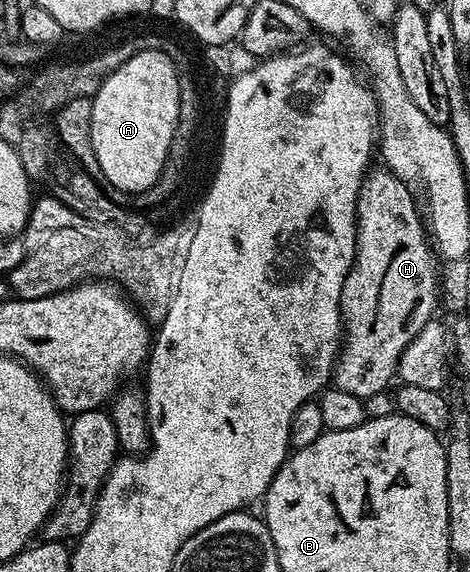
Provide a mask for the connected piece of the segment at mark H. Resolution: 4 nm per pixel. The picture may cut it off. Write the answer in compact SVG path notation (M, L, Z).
M376 168L368 169L367 173L364 174L363 183L357 196L357 204L355 205L355 260L351 269L347 272L347 278L343 281L341 296L339 297L339 310L343 314L343 328L346 337L342 339L333 367L334 389L340 390L341 392L350 392L351 395L362 399L367 399L373 396L374 393L386 391L388 387L390 387L390 382L392 381L394 383L396 381L401 352L405 352L405 348L413 340L415 333L417 333L426 322L432 321L434 314L431 313L434 312L435 301L439 298L439 270L435 267L436 255L433 253L433 246L429 241L429 234L425 229L425 222L421 217L420 207L419 210L415 207L415 198L411 195L412 187L408 185L408 183L403 182L395 174L392 174L387 168L381 168L381 170L375 169Z

